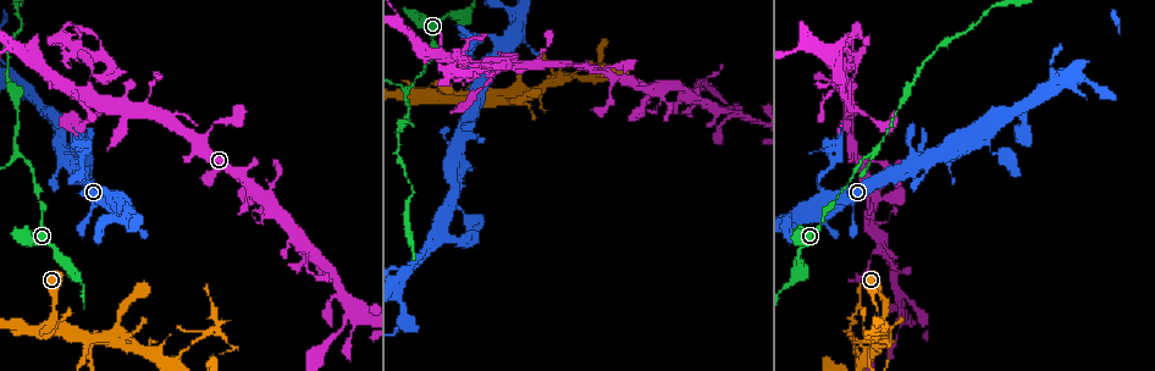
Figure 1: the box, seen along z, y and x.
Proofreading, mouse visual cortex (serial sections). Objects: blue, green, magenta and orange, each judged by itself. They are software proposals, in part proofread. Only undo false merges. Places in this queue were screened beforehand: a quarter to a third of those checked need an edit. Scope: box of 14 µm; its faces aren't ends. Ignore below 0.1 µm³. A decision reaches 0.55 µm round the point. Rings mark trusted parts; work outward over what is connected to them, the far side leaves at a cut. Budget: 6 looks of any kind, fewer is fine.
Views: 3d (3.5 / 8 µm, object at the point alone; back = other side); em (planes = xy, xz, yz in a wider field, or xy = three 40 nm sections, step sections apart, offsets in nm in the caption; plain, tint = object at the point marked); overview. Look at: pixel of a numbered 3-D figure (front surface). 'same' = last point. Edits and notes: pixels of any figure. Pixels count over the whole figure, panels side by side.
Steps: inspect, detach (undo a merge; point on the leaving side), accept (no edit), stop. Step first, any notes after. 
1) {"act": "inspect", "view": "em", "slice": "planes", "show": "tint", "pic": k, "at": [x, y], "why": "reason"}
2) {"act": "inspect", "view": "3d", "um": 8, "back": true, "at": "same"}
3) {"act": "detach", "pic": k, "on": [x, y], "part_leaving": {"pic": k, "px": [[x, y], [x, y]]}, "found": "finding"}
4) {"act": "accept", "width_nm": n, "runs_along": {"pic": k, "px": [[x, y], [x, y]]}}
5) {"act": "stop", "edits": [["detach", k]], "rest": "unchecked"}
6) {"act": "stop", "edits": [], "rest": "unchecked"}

{"act": "inspect", "view": "3d", "um": 3.5, "pic": 1, "at": [91, 73], "why": "sharp bend"}

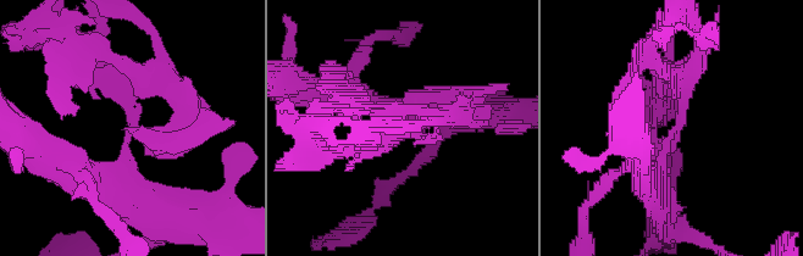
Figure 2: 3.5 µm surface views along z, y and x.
{"act": "inspect", "view": "em", "slice": "xy", "step": 5, "show": "plain", "pic": 2, "at": [674, 135], "why": "now the EM"}

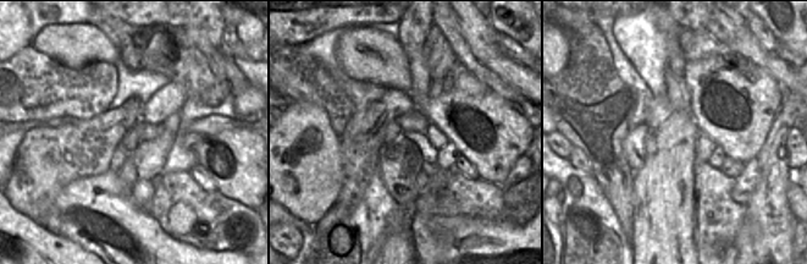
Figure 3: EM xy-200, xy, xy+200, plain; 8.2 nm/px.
{"act": "inspect", "view": "em", "slice": "xy", "step": 5, "show": "tint", "at": "same", "why": "with the object marked"}

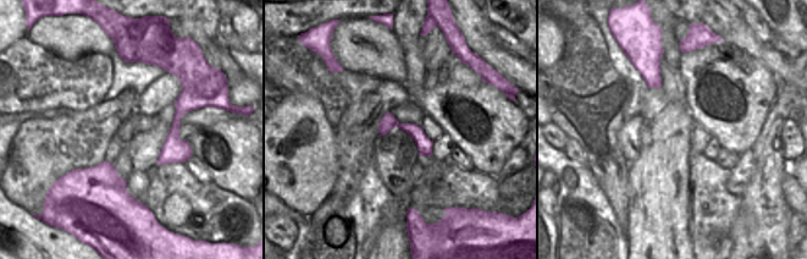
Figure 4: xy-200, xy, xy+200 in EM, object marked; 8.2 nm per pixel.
{"act": "detach", "pic": 2, "on": [160, 143], "width_nm": 130, "part_leaving": {"pic": 2, "px": [[126, 146], [129, 101], [92, 45]]}, "found": "two cells meet here"}

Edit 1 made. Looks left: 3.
{"act": "inspect", "view": "overview", "why": "redraw"}

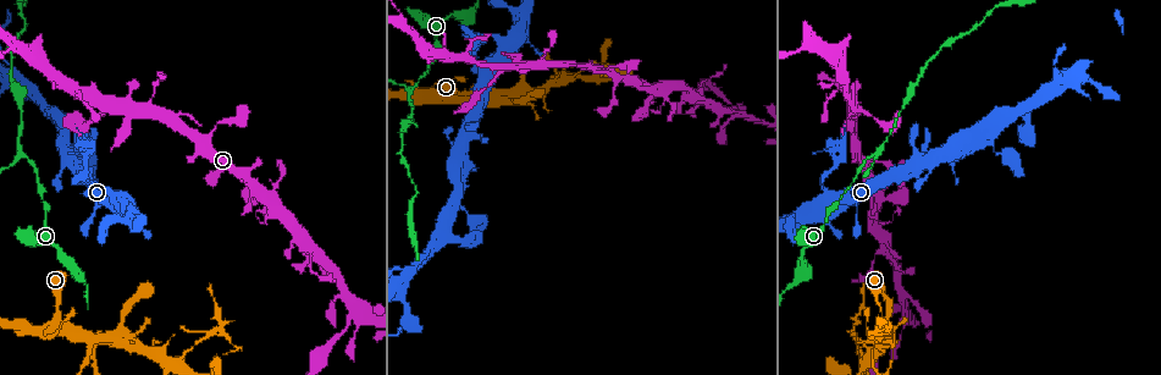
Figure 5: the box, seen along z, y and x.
{"act": "inspect", "view": "3d", "um": 3.5, "pic": 5, "at": [89, 179], "why": "narrows sharply"}

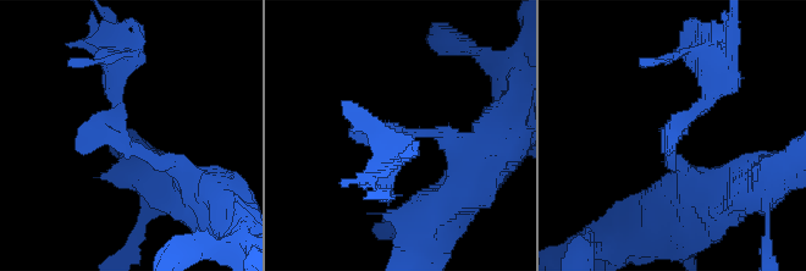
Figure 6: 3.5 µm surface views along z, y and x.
{"act": "inspect", "view": "em", "slice": "xy", "step": 3, "show": "tint", "pic": 6, "at": [666, 140]}

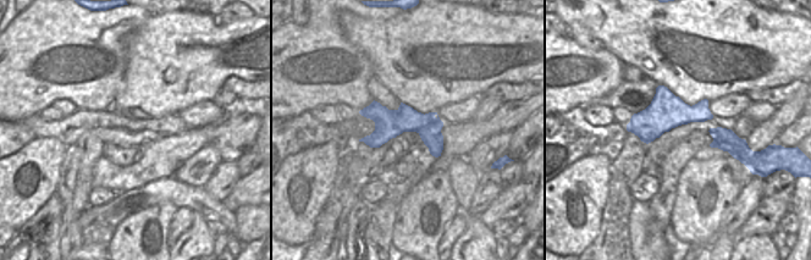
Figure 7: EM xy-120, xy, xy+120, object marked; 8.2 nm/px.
{"act": "accept", "width_nm": 240, "runs_along": {"pic": 7, "px": [[364, 112], [414, 121], [437, 153]]}, "found": "continuous, no second cell"}

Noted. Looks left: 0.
{"act": "stop", "edits": [["detach", 2]], "rest": "unchecked"}

